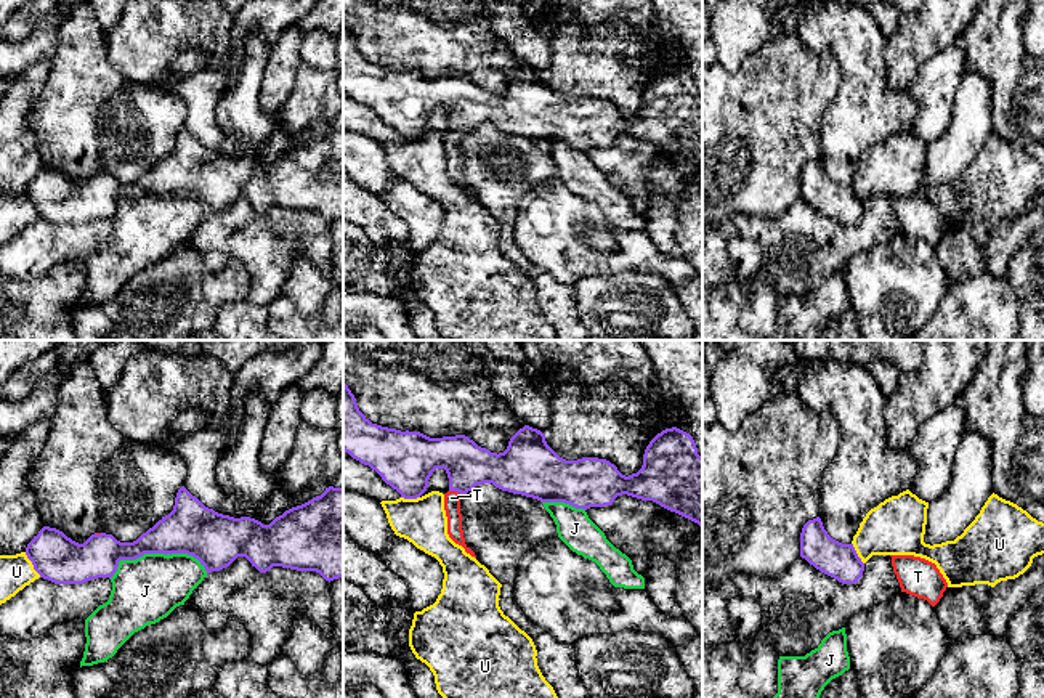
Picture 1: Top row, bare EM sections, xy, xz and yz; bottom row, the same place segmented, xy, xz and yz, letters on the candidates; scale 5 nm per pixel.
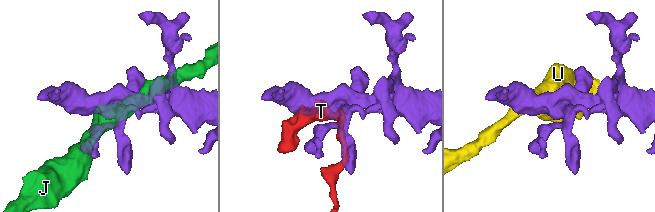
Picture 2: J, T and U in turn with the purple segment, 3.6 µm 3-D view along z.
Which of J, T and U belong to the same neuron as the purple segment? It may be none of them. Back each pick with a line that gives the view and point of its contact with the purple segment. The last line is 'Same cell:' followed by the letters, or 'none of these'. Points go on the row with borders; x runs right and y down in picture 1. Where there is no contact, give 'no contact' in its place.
T: contact xz (456, 490)
Same cell: T

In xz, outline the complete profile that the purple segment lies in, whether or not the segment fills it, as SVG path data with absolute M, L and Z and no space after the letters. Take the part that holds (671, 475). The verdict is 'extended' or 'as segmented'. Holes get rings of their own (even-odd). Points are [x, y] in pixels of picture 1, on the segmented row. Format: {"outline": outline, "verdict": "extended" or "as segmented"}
{"outline": "M343 380L343 451L375 470L382 480L404 499L420 497L431 473L444 469L449 491L444 494L449 538L476 558L465 544L460 497L476 485L492 483L502 491L521 494L540 502L564 502L576 509L611 505L617 496L627 494L653 501L702 526L702 457L693 436L677 427L658 433L645 449L643 465L637 473L622 475L614 464L598 457L566 461L545 441L545 435L524 425L508 441L504 452L491 452L465 435L430 438L420 432L401 432L372 424L358 408L356 398Z", "verdict": "extended"}

